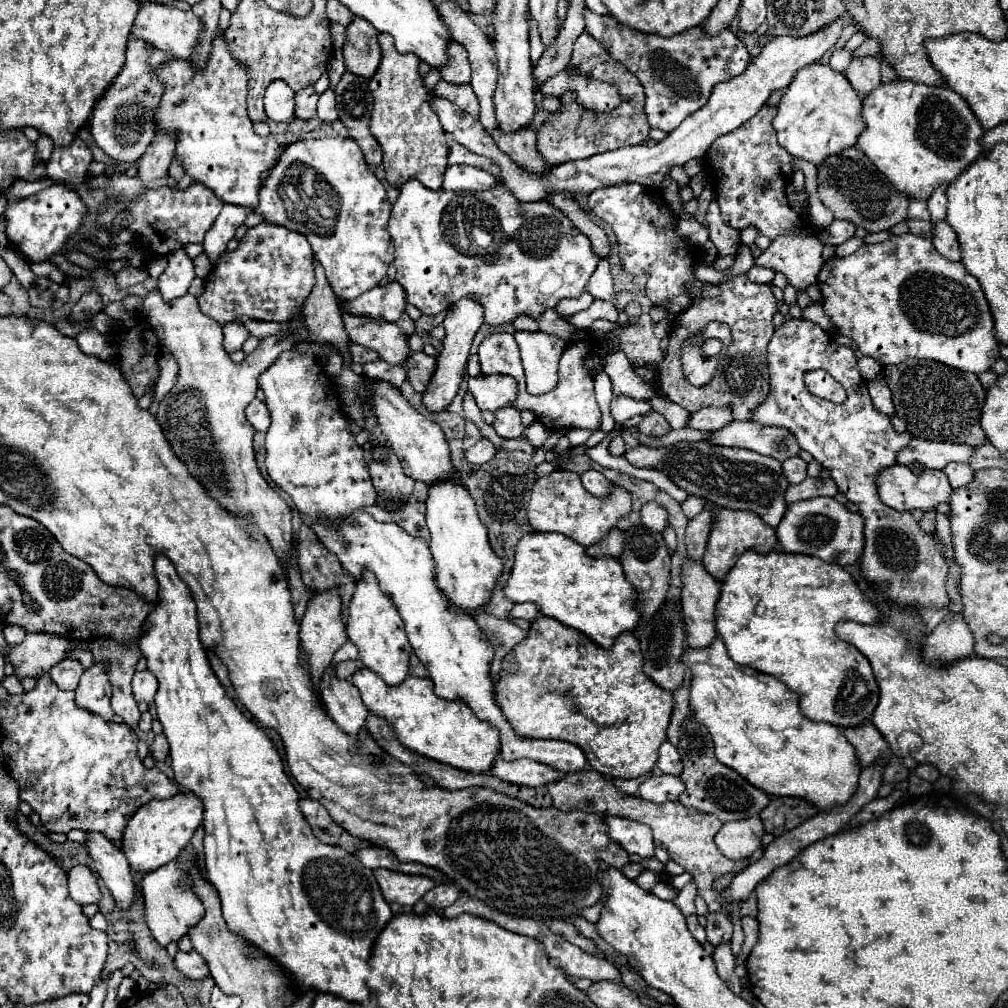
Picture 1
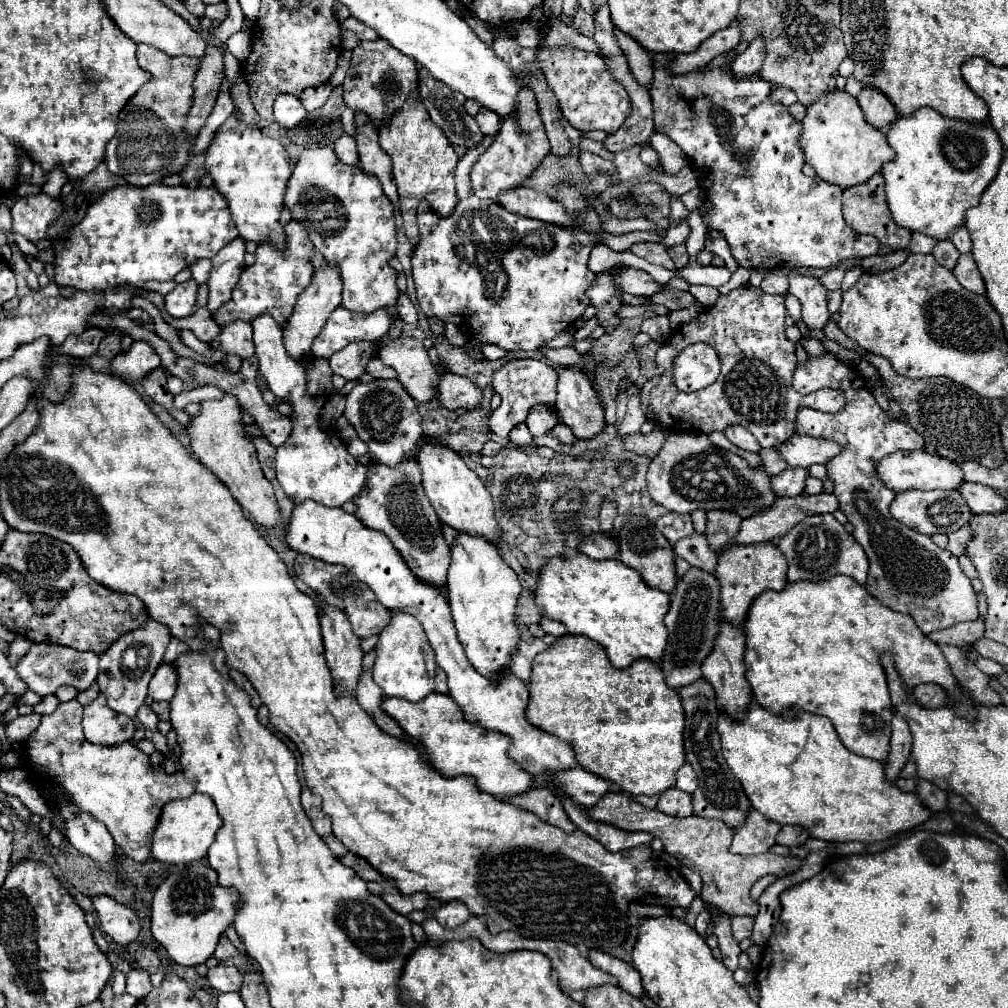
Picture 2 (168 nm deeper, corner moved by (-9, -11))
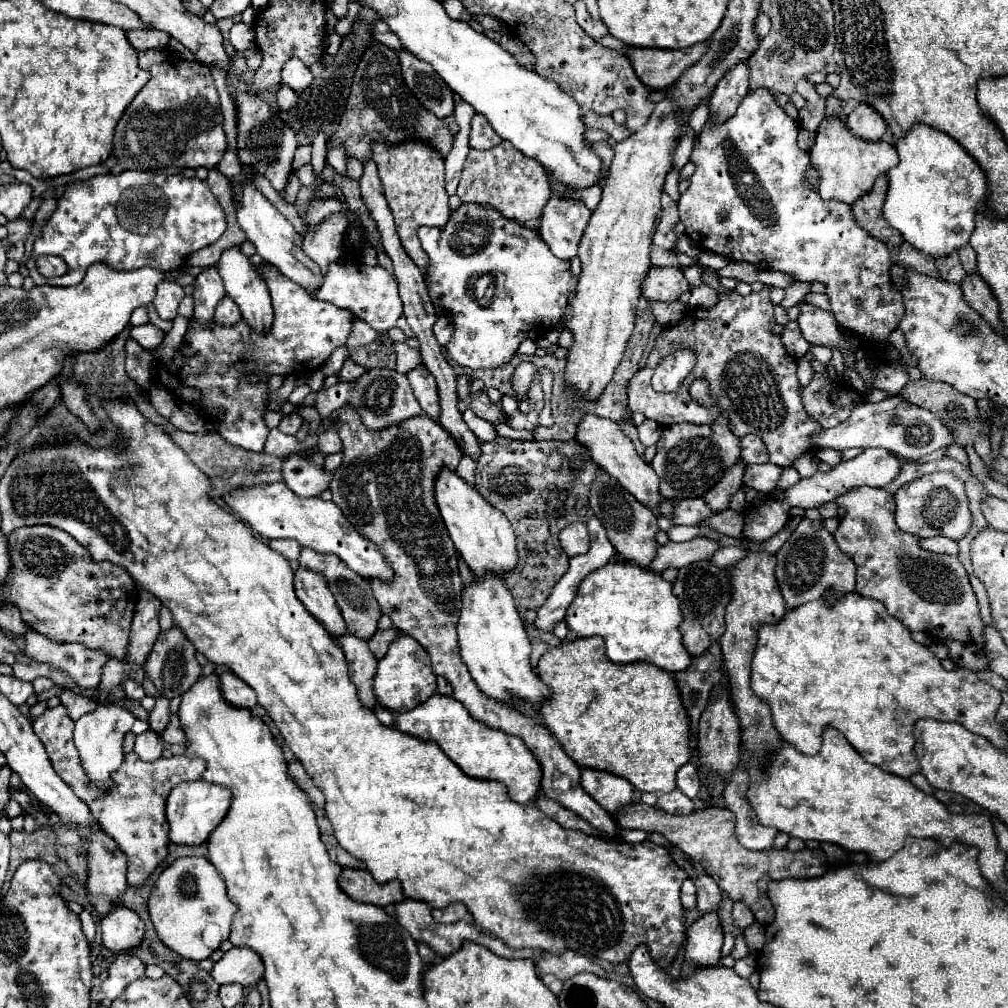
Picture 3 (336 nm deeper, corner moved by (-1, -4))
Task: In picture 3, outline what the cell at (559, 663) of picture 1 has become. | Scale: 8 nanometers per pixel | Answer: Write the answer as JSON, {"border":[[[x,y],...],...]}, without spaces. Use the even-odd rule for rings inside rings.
{"border":[[[587,637],[563,643],[549,649],[537,665],[541,681],[553,691],[547,705],[541,707],[545,727],[555,735],[567,755],[581,767],[611,771],[627,779],[637,791],[669,793],[675,785],[675,773],[691,759],[691,731],[689,717],[681,703],[675,679],[651,663],[611,663],[605,655],[605,641],[601,637]]]}

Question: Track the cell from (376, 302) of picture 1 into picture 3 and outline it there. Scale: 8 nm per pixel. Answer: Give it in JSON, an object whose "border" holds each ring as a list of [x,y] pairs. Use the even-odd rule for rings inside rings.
{"border":[[[267,265],[267,269],[263,269],[263,277],[265,277],[265,283],[269,285],[269,291],[271,291],[273,315],[275,315],[269,335],[255,333],[243,319],[235,325],[229,325],[229,327],[219,325],[217,321],[209,321],[207,327],[203,327],[197,323],[195,317],[191,317],[183,345],[177,349],[173,359],[167,363],[157,363],[157,367],[155,367],[157,381],[161,381],[161,385],[165,389],[169,389],[179,401],[191,403],[191,405],[203,403],[205,415],[209,417],[209,421],[219,423],[217,433],[227,443],[241,447],[241,449],[247,449],[247,451],[255,451],[255,453],[263,451],[263,445],[265,445],[267,435],[269,435],[269,427],[265,425],[265,419],[263,419],[265,409],[267,409],[267,395],[269,395],[267,381],[269,381],[269,377],[271,375],[303,375],[305,377],[311,371],[319,369],[335,347],[345,345],[347,335],[349,335],[351,325],[353,325],[353,313],[347,313],[345,309],[339,309],[331,303],[317,301],[317,299],[309,297],[305,289],[291,283],[273,265]]]}

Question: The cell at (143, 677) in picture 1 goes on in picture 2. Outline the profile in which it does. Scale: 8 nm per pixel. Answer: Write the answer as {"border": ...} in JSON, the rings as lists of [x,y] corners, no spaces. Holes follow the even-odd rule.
{"border":[[[161,664],[149,682],[149,696],[155,702],[171,700],[177,688],[177,674],[171,664]]]}

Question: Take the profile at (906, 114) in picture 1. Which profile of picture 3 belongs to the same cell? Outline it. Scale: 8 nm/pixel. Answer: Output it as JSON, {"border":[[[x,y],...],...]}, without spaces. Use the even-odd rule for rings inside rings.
{"border":[[[915,125],[915,127],[907,133],[907,137],[897,139],[895,149],[897,149],[901,161],[899,161],[897,167],[893,167],[893,169],[887,173],[887,177],[889,177],[889,193],[887,193],[887,201],[885,201],[885,207],[883,207],[883,215],[885,215],[887,223],[889,223],[891,227],[895,227],[895,229],[903,235],[903,241],[907,241],[913,249],[917,249],[917,251],[921,251],[921,253],[925,253],[925,255],[931,255],[933,259],[951,255],[951,253],[959,251],[961,247],[965,247],[965,245],[969,243],[969,237],[971,237],[973,229],[975,229],[975,215],[977,215],[977,209],[979,209],[979,201],[983,201],[983,197],[985,197],[985,193],[987,193],[987,179],[985,179],[985,173],[981,171],[981,167],[973,161],[973,157],[971,157],[957,141],[953,141],[953,137],[941,133],[941,131],[933,129],[933,127],[927,127],[927,125]]]}

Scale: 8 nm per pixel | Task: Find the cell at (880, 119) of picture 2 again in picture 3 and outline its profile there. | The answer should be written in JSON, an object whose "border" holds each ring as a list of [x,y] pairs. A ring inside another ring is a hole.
{"border":[[[859,105],[847,119],[847,127],[853,135],[865,141],[881,141],[887,133],[887,123],[869,105]]]}

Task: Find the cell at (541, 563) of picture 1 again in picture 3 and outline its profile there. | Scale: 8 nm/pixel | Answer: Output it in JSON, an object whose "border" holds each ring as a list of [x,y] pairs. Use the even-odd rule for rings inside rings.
{"border":[[[607,563],[587,575],[567,609],[565,621],[577,637],[601,635],[607,645],[607,657],[613,663],[647,661],[669,673],[679,673],[691,665],[691,655],[683,647],[679,633],[683,611],[679,597],[673,595],[673,585],[659,573],[639,565]]]}

